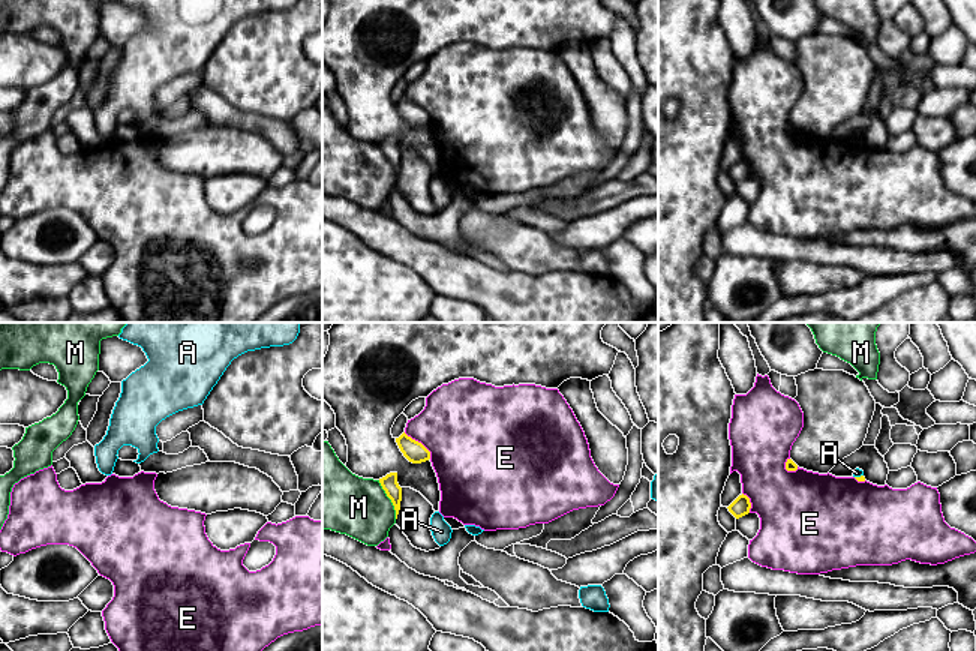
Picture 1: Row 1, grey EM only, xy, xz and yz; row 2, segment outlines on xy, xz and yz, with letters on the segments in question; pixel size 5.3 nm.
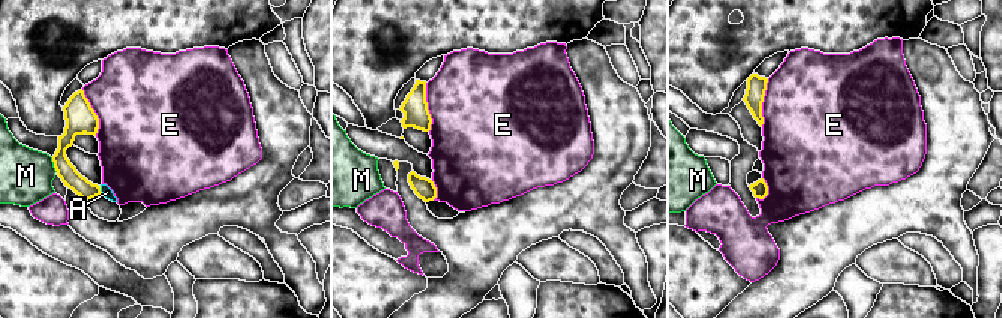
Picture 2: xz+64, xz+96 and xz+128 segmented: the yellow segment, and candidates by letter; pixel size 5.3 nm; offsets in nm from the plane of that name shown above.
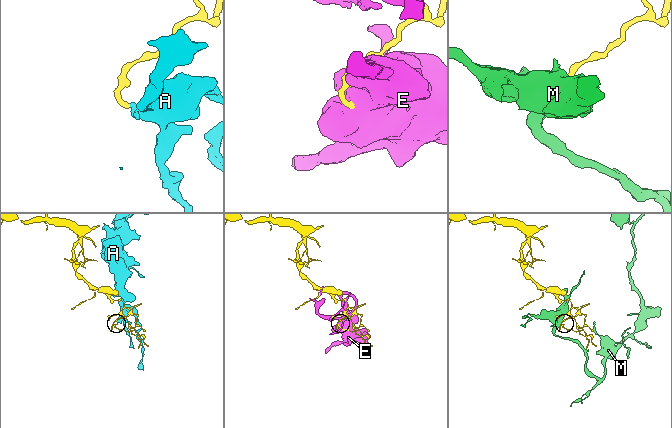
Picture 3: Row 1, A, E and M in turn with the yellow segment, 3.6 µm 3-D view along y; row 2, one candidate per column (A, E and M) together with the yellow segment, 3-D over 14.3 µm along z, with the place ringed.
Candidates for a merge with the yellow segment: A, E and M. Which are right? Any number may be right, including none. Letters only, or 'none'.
none

